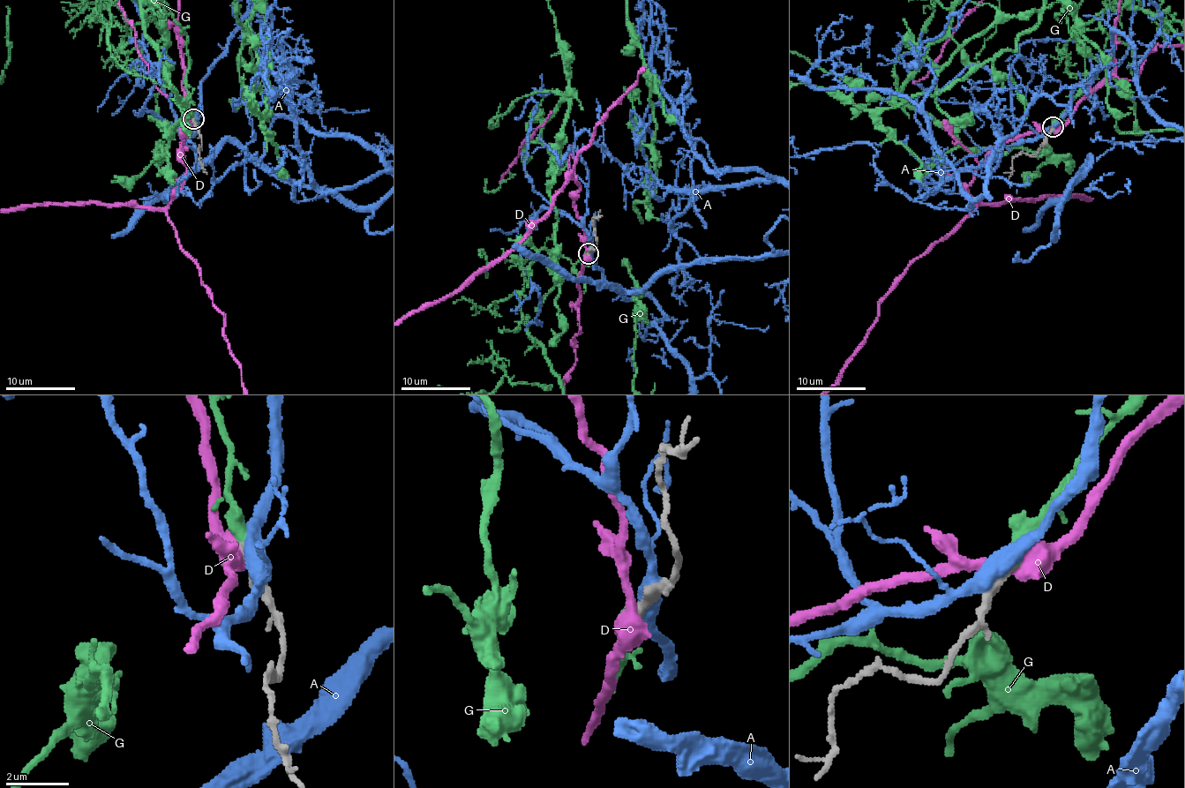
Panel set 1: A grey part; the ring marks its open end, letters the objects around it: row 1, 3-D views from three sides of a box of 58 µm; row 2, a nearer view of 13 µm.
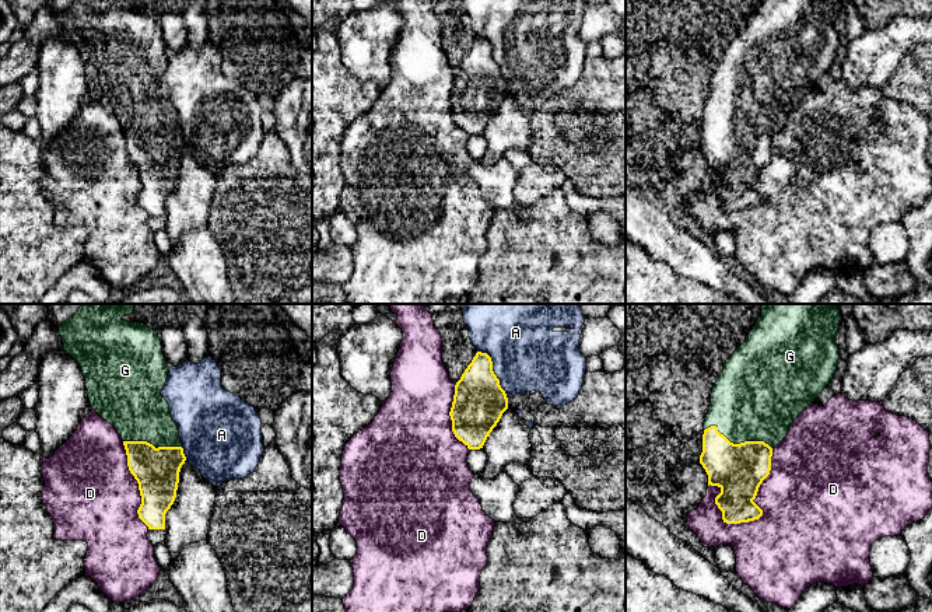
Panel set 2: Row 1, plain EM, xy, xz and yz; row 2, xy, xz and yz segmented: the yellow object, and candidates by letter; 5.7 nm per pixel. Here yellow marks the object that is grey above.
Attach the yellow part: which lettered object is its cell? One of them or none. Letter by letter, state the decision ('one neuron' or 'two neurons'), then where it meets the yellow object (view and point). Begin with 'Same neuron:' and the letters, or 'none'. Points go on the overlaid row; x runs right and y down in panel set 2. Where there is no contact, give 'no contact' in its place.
Same neuron: G
A: two neurons; meets yellow in xz at (491, 369)
D: two neurons; meets yellow in yz at (753, 499)
G: one neuron; meets yellow in yz at (738, 444)

